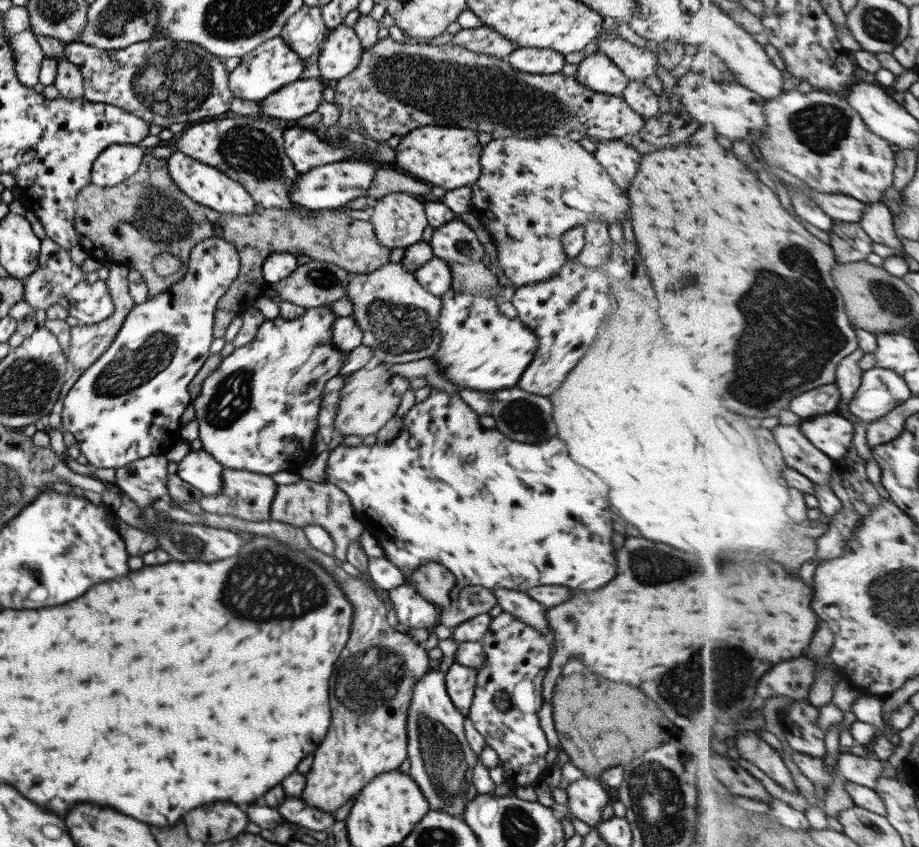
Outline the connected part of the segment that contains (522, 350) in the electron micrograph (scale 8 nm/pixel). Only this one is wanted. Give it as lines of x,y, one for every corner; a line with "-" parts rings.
453,289
447,290
441,297
441,309
439,309
439,317
437,317
437,331
441,336
441,341
439,341
439,347
437,351
430,356
432,360
435,360
435,364
439,364
438,370
443,372
443,377
452,384
457,384
461,388
467,388
476,392
480,391
496,391
501,388
511,388
517,386
517,381
519,381
519,375
523,373
523,370
527,368
533,355
537,350
537,337
535,337
519,320
515,318
507,318
497,309
497,304
500,301
494,300
494,298
489,298
486,294
470,294
469,292
455,292

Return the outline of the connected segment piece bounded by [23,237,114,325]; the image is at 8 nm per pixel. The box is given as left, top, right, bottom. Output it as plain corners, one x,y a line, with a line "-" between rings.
47,237
41,239
35,271
23,282
23,302
28,305
31,312
39,309
46,310
57,303
67,311
67,316
76,318
79,325
96,324
107,316
111,316
114,307
107,286
101,280
87,284
85,275
81,274
78,267
79,265
70,261
67,250
59,248
53,240

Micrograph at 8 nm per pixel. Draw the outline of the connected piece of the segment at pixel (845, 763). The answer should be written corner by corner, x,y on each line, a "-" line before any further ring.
843,753
839,755
838,767
840,773
849,782
876,789
877,780
885,770
885,764
875,757
869,759

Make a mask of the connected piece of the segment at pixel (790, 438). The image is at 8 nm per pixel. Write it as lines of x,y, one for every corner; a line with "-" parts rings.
801,423
778,424
772,432
789,467
797,469
815,484
831,485
834,460
805,436

